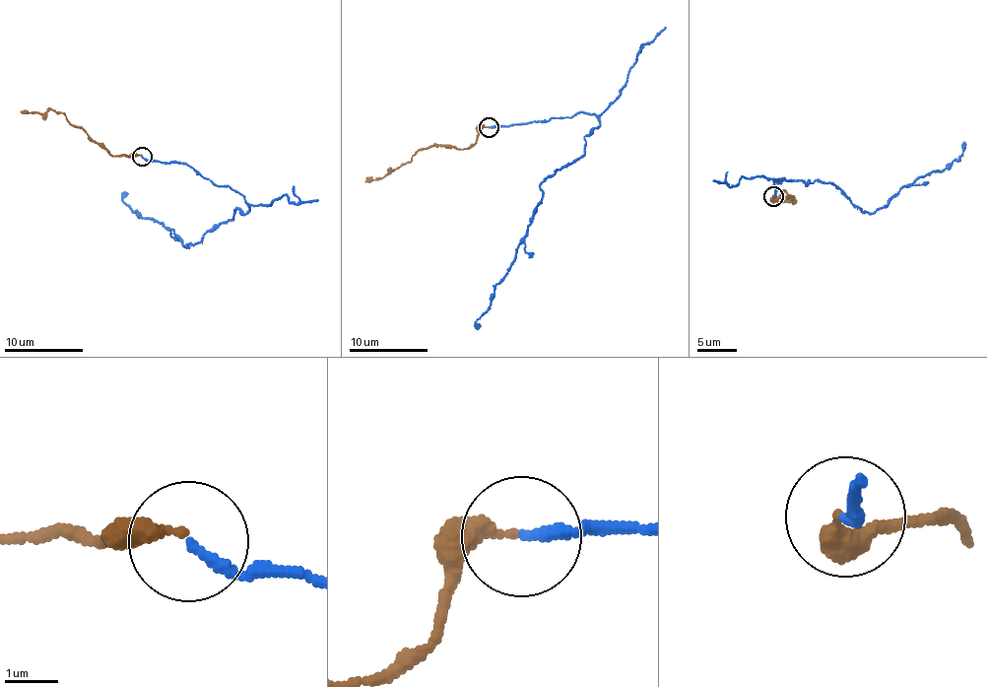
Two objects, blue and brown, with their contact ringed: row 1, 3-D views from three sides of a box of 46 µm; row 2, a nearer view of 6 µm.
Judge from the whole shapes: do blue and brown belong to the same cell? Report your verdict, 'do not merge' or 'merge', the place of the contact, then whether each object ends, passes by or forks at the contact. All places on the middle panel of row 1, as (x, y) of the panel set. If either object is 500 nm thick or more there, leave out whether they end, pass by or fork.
do not merge; place (489, 127); blue ends; brown ends

